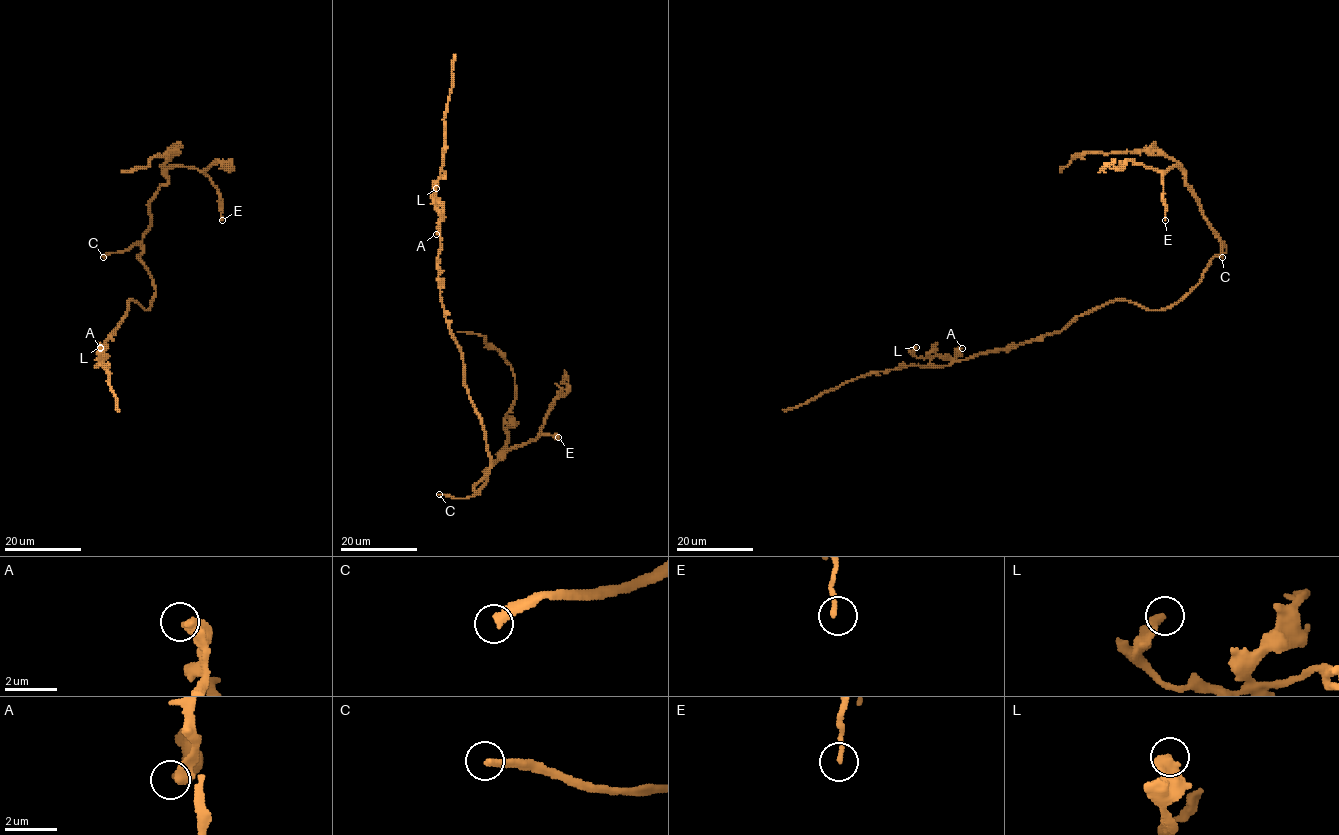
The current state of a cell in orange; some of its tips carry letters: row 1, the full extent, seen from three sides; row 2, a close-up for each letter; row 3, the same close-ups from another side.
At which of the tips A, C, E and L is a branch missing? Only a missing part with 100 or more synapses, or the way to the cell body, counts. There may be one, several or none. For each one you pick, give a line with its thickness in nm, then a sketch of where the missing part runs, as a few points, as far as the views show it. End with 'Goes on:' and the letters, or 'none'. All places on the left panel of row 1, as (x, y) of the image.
C: 320 nm thick; missing branch runs (103, 257), (76, 266), (66, 276), (55, 276), (45, 272), (33, 259), (31, 253), (37, 246)
Goes on: C

